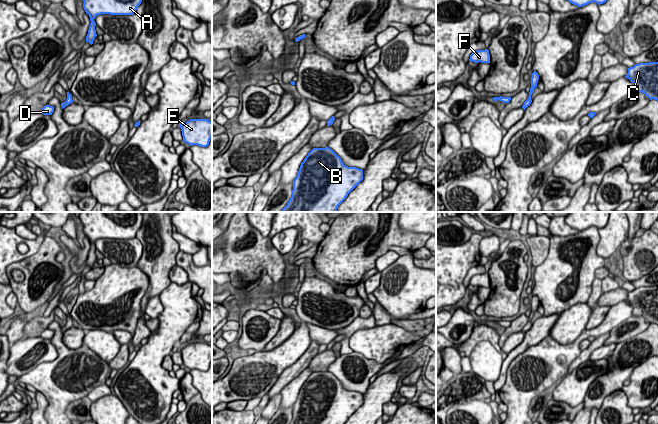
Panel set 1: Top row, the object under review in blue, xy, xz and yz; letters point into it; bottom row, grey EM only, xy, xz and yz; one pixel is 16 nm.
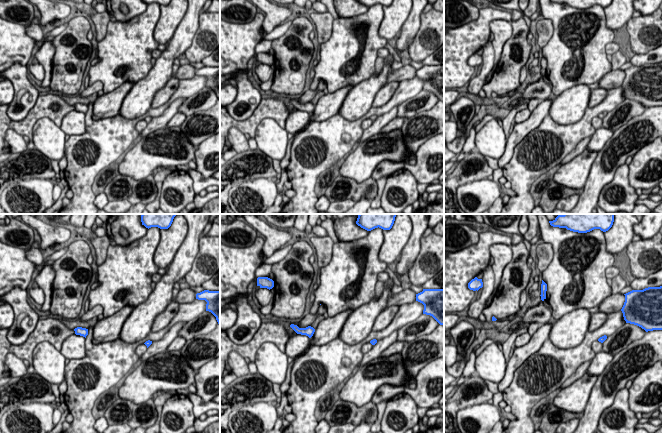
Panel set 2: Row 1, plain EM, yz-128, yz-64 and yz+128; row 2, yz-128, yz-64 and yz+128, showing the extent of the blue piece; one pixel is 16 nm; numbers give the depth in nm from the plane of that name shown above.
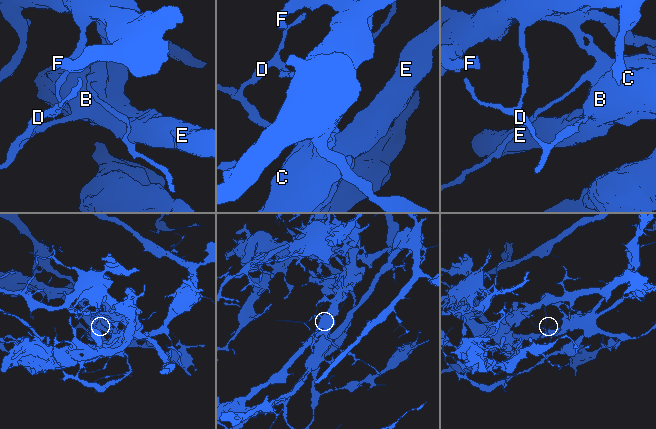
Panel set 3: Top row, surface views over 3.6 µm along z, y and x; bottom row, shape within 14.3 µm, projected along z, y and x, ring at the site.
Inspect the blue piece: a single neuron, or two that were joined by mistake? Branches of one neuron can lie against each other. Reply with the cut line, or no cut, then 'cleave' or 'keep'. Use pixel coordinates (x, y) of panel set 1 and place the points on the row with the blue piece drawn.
yz (530, 90), (532, 92) | cleave

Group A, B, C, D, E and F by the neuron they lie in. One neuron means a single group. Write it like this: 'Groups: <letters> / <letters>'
Groups: A F / B C D E

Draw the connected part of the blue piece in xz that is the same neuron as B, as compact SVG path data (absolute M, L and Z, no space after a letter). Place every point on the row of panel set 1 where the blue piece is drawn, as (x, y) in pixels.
M329 147L313 148L300 165L293 181L292 196L280 212L337 212L338 206L363 180L363 170L348 167Z

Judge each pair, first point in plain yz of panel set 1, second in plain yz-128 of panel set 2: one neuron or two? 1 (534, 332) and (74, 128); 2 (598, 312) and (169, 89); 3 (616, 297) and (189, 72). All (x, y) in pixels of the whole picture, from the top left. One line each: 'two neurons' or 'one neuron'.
1: two neurons
2: one neuron
3: one neuron

